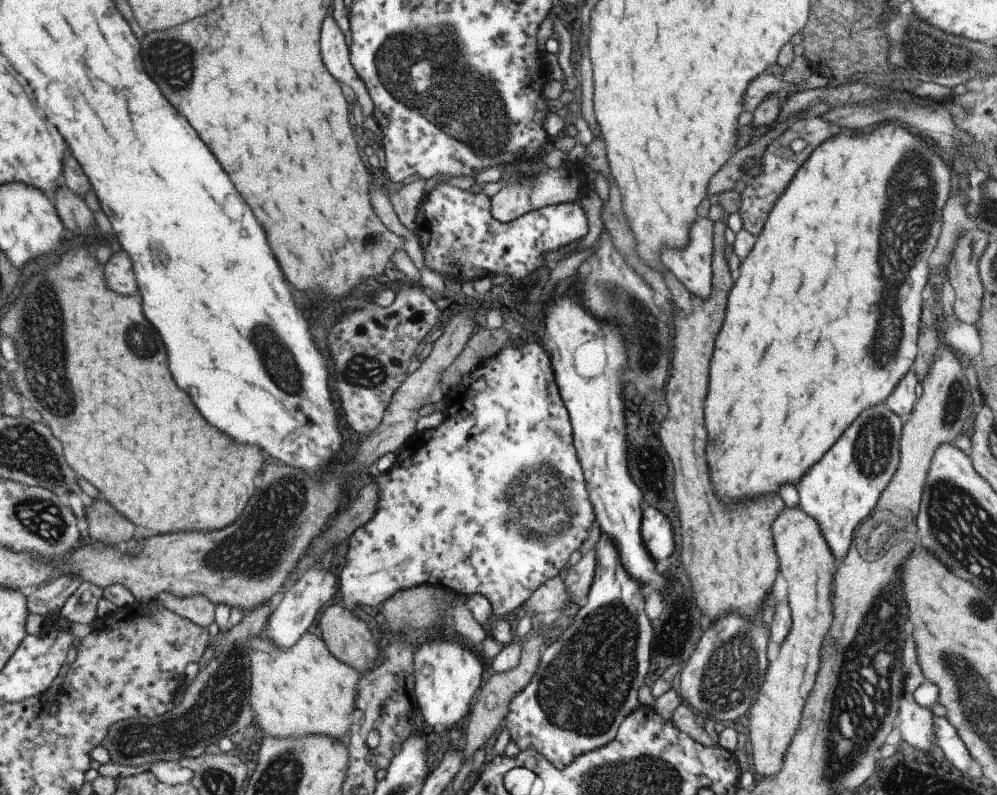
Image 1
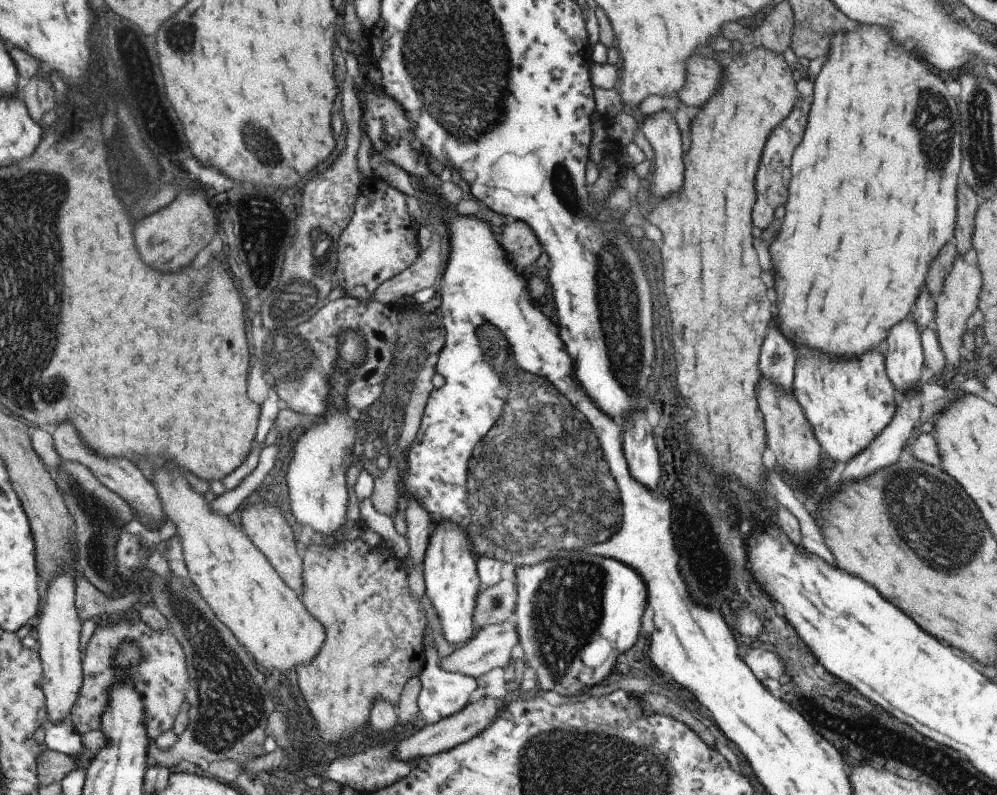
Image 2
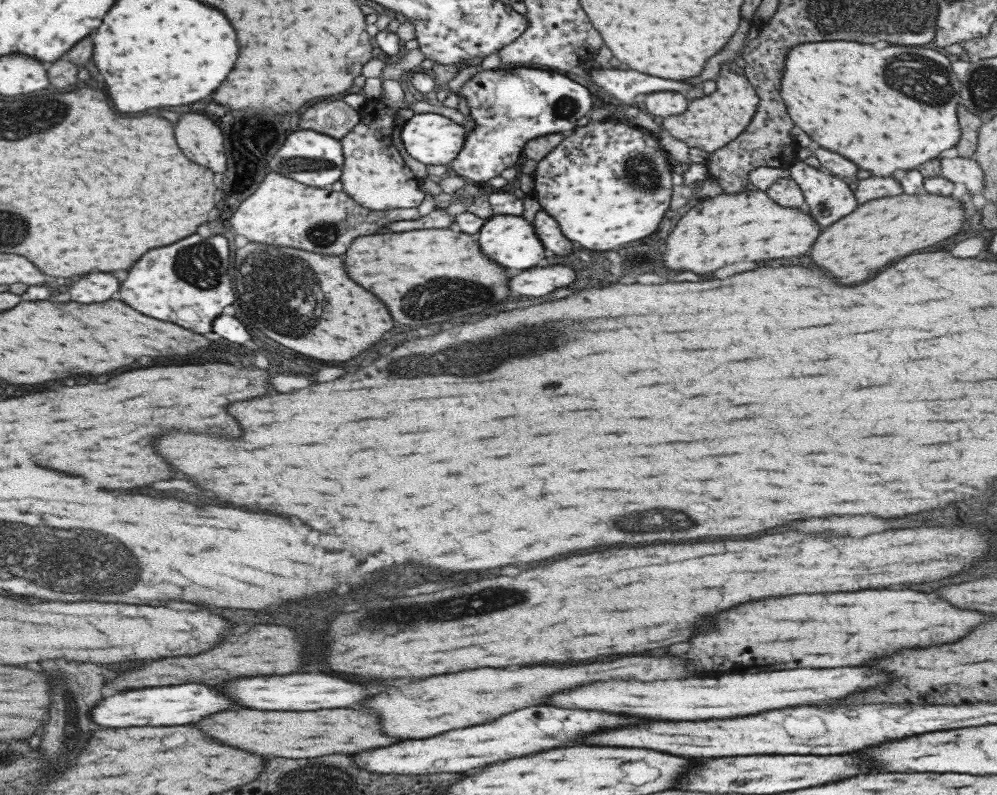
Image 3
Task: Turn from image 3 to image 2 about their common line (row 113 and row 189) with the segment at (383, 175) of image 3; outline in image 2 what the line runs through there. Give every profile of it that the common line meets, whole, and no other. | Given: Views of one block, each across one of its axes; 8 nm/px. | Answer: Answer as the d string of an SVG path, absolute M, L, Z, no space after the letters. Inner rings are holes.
M372 174L359 185L358 195L354 202L354 210L347 226L341 230L336 241L336 262L333 270L333 286L343 286L343 297L355 298L363 304L371 302L375 288L383 284L395 274L407 270L417 258L416 237L419 224L407 214L405 195L395 188L387 185L385 181Z

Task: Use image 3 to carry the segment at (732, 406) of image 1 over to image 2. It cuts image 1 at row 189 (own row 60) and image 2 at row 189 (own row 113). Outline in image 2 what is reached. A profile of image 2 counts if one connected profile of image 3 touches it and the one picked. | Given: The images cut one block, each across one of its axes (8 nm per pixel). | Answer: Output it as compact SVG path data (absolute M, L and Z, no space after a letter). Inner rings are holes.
M857 26L855 32L839 34L835 32L829 38L829 58L819 70L813 80L813 96L811 96L811 110L807 116L807 128L803 140L793 152L791 158L791 178L789 178L789 194L785 202L785 214L779 226L775 240L769 244L769 262L773 268L773 304L775 304L775 322L779 332L791 346L807 346L811 350L823 352L835 358L851 358L861 356L863 352L877 350L877 346L885 340L887 330L901 320L909 308L913 306L919 290L923 287L923 280L927 274L929 260L937 256L939 248L953 240L955 224L955 186L959 174L959 116L947 88L943 86L941 78L931 74L923 62L919 62L913 54L903 48L895 48L877 26ZM917 130L923 132L923 142L917 136ZM895 320L895 322L893 322Z

